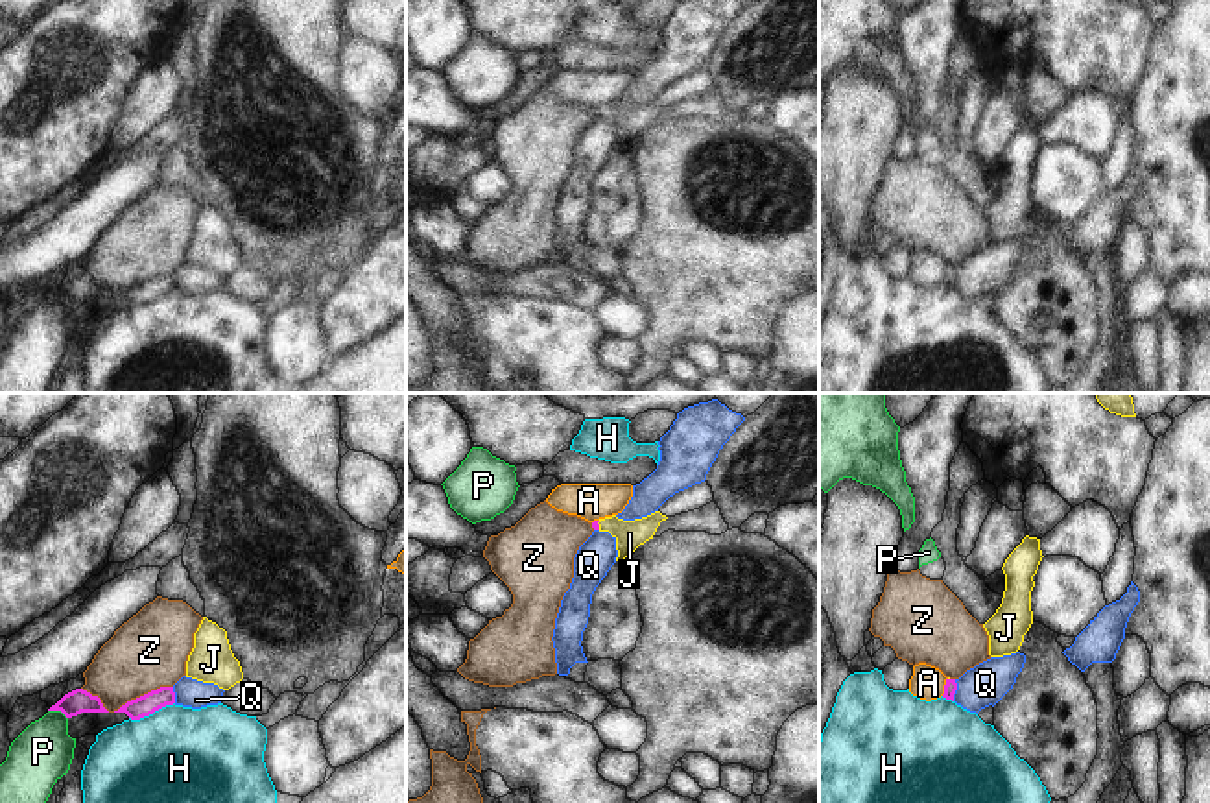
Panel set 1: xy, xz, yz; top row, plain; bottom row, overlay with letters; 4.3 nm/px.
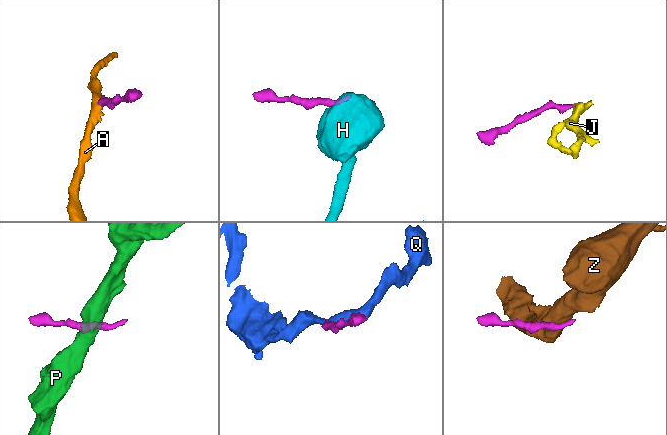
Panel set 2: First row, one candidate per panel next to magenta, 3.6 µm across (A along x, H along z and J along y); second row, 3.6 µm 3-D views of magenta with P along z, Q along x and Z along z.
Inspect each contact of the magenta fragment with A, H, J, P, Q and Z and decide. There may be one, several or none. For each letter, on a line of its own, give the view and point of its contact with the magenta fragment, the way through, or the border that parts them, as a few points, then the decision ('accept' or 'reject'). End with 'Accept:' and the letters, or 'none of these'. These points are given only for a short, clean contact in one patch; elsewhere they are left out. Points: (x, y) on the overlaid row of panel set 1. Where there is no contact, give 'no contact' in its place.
A: meets magenta in yz at (945, 687); border along yz (947, 678), (941, 695); reject
H: meets magenta in xy at (152, 713); border along xy (174, 702), (139, 719), (130, 719); reject
J: meets magenta in xz at (598, 525); runs through xz (594, 525), (598, 525), (613, 525), (629, 534); accept
P: meets magenta in xy at (58, 709); border along xy (48, 709), (58, 709), (67, 719); reject
Q: meets magenta in yz at (956, 689); border along yz (956, 680), (952, 700); reject
Z: meets magenta in xy at (144, 695); border along xy (172, 685), (152, 689), (113, 711); reject
Accept: J

